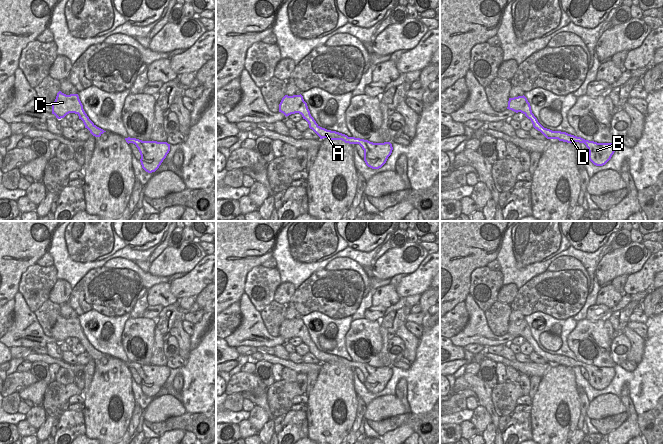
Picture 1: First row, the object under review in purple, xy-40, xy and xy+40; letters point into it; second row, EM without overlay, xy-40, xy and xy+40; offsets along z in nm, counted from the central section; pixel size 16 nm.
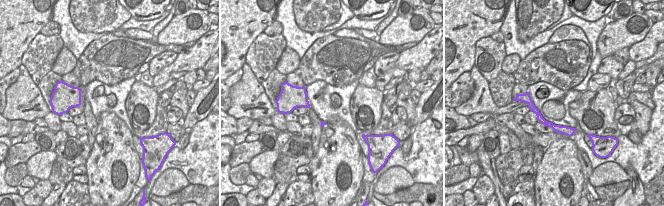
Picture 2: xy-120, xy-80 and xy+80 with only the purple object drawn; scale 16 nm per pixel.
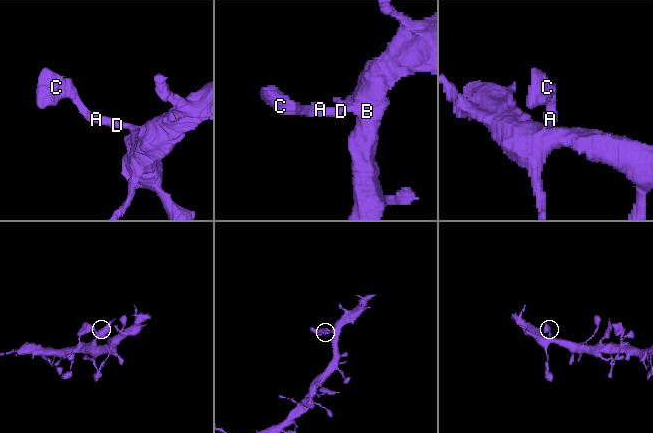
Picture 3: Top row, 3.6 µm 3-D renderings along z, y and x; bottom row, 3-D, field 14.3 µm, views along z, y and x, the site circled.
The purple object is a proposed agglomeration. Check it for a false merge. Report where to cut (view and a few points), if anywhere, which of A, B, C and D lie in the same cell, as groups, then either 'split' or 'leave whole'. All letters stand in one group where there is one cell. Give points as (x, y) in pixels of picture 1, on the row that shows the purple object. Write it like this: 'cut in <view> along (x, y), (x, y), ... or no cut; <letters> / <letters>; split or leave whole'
no cut; A B C D; leave whole

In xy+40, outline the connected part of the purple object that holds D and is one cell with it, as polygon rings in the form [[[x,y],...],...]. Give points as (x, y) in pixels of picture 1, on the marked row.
[[[524,95],[509,98],[507,109],[516,113],[523,113],[528,119],[531,120],[533,127],[540,131],[547,139],[558,139],[559,141],[567,143],[584,143],[589,151],[589,160],[596,166],[605,165],[615,152],[615,146],[613,143],[597,143],[568,134],[566,132],[552,131],[544,128],[532,113],[530,103]]]

